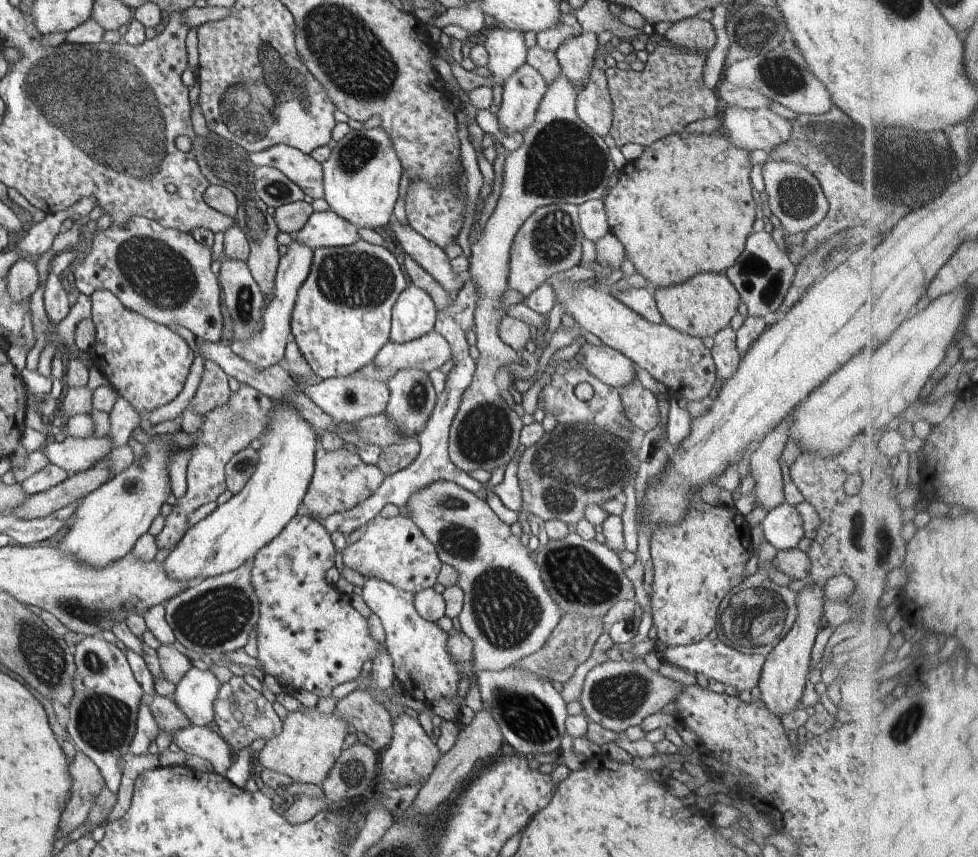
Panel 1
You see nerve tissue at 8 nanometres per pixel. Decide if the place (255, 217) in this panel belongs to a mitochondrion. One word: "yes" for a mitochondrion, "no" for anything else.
yes

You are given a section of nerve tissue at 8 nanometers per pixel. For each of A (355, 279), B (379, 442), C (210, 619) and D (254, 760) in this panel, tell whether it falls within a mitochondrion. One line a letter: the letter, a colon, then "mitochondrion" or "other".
A: mitochondrion
B: other
C: mitochondrion
D: other

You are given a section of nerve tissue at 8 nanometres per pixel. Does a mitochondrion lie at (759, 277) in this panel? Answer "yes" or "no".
yes

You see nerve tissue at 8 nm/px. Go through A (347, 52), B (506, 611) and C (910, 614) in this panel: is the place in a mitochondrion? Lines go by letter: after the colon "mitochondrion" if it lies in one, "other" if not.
A: mitochondrion
B: mitochondrion
C: other

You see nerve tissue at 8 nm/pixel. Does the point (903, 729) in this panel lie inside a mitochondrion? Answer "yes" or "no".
yes

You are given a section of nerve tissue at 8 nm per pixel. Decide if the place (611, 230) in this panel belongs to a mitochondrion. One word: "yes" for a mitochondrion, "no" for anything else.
no

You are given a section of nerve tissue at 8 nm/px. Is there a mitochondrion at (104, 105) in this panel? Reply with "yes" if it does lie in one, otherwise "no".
yes

